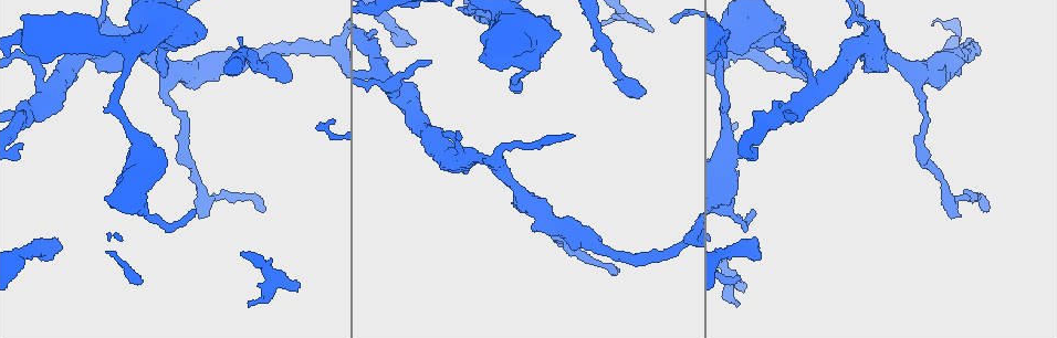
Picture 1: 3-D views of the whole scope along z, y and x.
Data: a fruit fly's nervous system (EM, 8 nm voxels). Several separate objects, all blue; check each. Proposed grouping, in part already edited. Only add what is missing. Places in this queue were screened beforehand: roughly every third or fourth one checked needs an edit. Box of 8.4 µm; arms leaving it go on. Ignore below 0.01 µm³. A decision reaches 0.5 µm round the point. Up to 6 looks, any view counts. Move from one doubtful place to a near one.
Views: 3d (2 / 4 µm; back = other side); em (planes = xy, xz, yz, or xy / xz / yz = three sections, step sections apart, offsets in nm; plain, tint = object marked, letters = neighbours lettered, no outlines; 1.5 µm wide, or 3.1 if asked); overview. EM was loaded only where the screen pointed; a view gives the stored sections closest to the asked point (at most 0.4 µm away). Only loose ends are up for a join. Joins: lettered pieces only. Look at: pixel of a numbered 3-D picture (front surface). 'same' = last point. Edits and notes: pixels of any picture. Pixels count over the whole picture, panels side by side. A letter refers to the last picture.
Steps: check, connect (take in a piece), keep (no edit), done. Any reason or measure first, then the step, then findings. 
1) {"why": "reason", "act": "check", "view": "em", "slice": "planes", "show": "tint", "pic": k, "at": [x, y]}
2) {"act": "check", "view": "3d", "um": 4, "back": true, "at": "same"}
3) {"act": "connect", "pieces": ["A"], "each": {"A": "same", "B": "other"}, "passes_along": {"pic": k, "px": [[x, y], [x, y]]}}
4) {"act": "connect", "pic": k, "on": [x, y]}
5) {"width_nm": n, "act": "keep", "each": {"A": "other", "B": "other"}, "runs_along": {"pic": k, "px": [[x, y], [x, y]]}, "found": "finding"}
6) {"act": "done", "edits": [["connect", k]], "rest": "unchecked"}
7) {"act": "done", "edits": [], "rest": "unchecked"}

{"why": "end of a long branch", "act": "check", "view": "em", "slice": "planes", "show": "letters", "pic": 1, "at": [750, 211]}

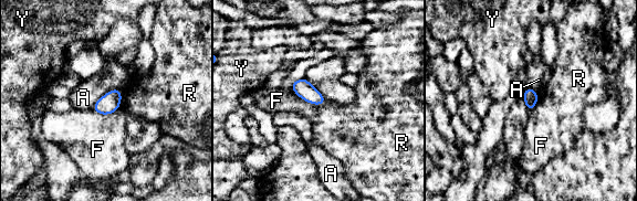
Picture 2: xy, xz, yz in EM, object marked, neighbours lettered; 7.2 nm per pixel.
{"act": "keep", "each": {"A": "other", "F": "other", "R": "other", "Y": "other"}, "found": "none of them fits"}

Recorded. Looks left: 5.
{"why": "free end", "act": "check", "view": "3d", "um": 4, "pic": 1, "at": [299, 284]}

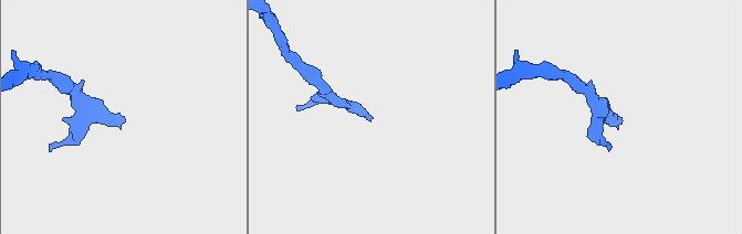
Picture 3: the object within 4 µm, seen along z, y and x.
{"why": "need the tissue", "act": "check", "view": "em", "slice": "planes", "show": "tint", "pic": 3, "at": [372, 117]}

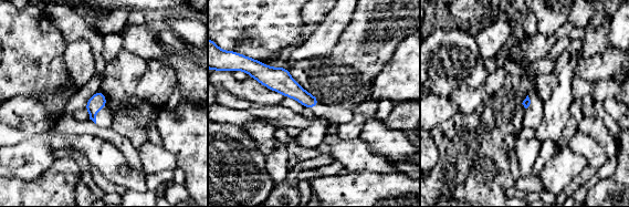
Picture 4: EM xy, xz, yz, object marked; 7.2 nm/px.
{"act": "check", "view": "em", "slice": "planes", "show": "letters", "at": "same"}

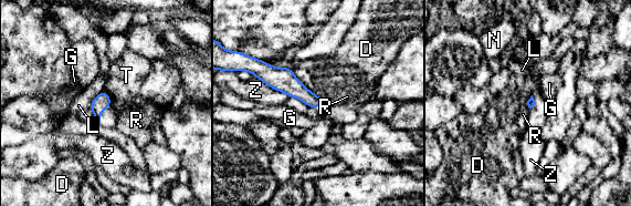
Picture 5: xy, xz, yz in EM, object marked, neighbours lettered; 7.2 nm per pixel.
{"act": "keep", "each": {"D": "other", "G": "other", "L": "other", "N": "other", "R": "other", "T": "other", "Z": "other"}, "found": "no lettered piece goes on from it"}

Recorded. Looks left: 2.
{"act": "done", "edits": [], "rest": "unchecked"}

